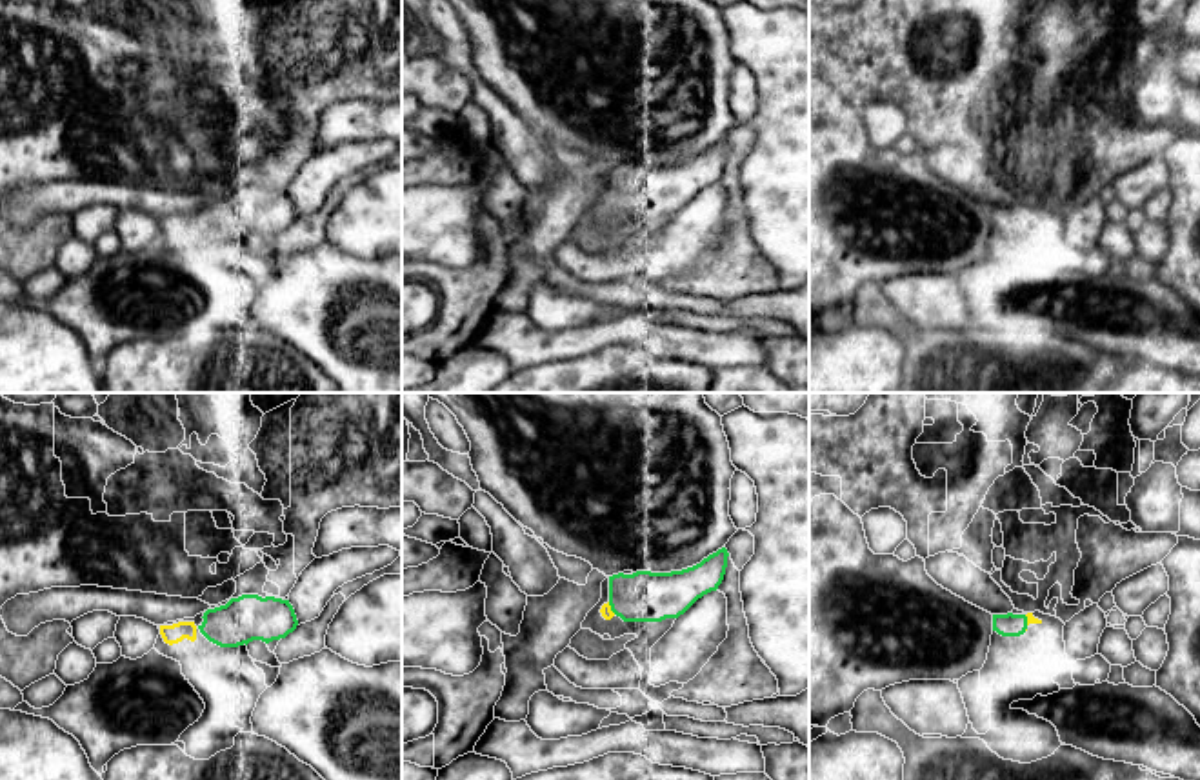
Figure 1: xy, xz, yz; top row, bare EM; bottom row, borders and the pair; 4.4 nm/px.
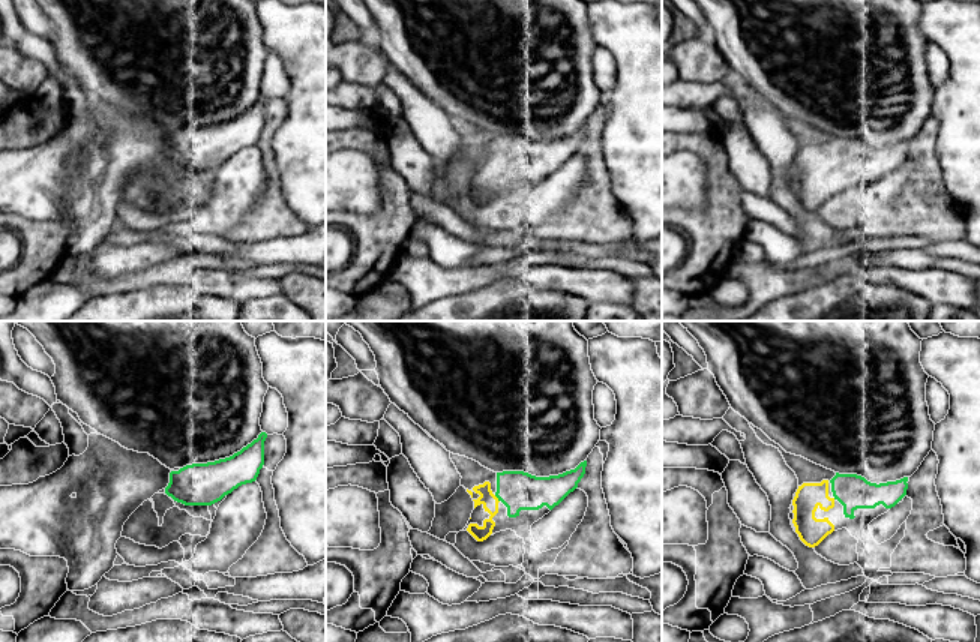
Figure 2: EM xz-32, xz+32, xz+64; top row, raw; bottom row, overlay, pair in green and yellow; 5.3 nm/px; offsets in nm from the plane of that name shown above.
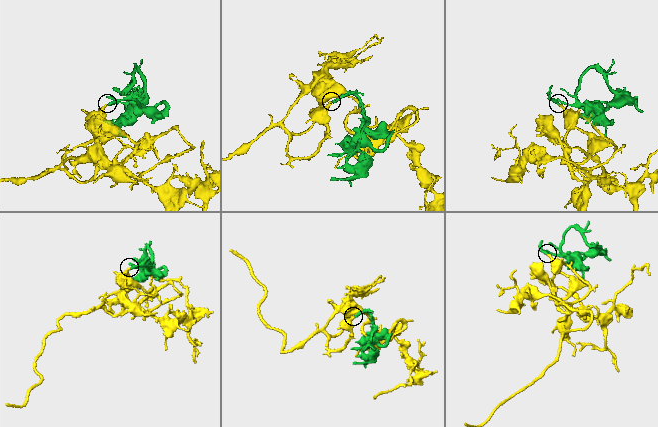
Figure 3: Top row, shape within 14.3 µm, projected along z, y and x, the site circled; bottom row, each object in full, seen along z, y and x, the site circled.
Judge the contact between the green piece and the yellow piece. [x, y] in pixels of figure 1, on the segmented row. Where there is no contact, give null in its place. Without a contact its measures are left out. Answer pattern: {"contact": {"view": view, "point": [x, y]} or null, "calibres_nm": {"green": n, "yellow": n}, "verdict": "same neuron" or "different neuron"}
{"contact": {"view": "xz", "point": [611, 608]}, "calibres_nm": {"green": 220, "yellow": 50}, "verdict": "same neuron"}

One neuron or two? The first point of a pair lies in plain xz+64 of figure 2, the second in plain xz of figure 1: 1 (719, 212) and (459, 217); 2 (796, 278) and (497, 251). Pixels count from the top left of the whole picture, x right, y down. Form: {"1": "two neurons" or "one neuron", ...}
{"1": "two neurons", "2": "two neurons"}

